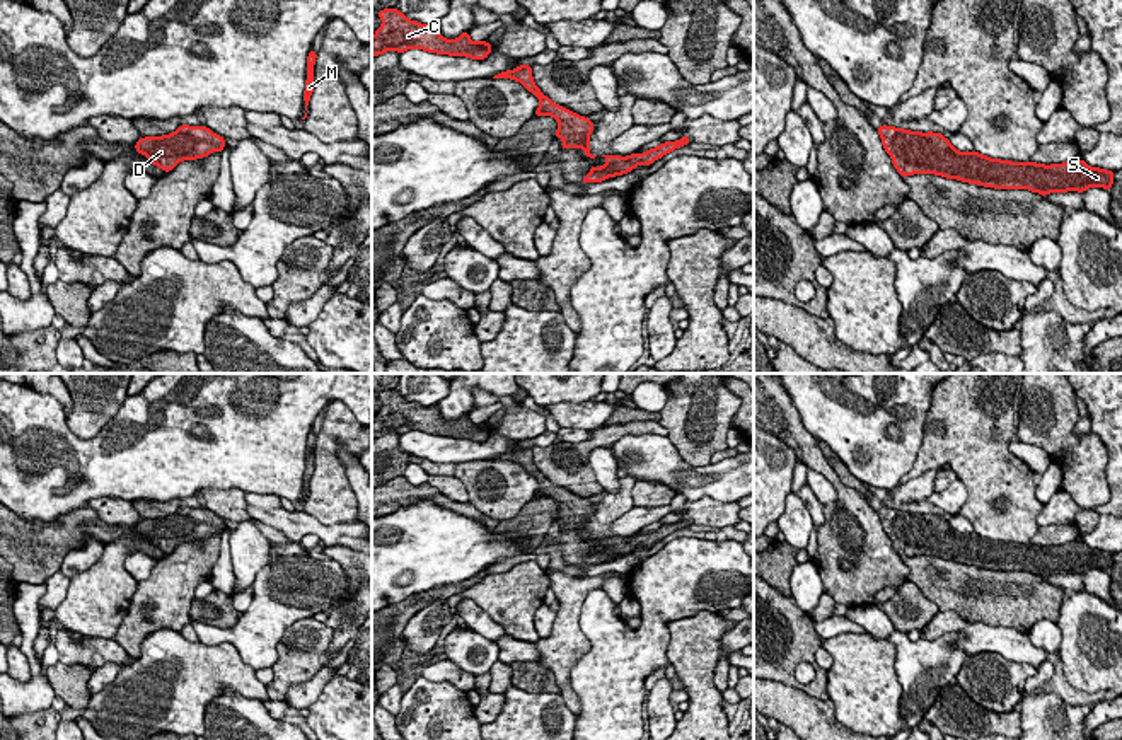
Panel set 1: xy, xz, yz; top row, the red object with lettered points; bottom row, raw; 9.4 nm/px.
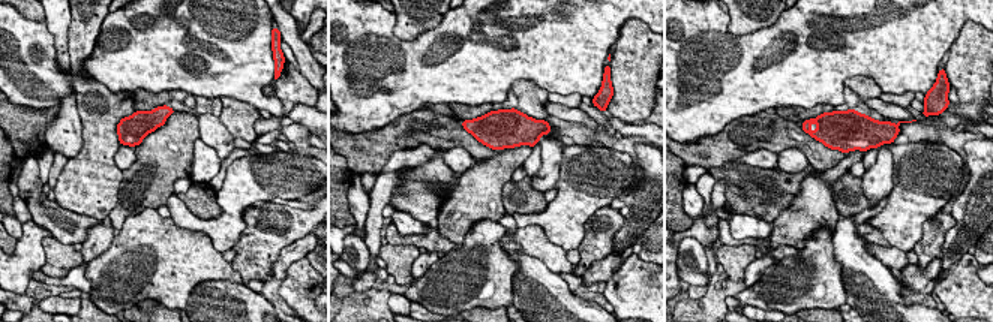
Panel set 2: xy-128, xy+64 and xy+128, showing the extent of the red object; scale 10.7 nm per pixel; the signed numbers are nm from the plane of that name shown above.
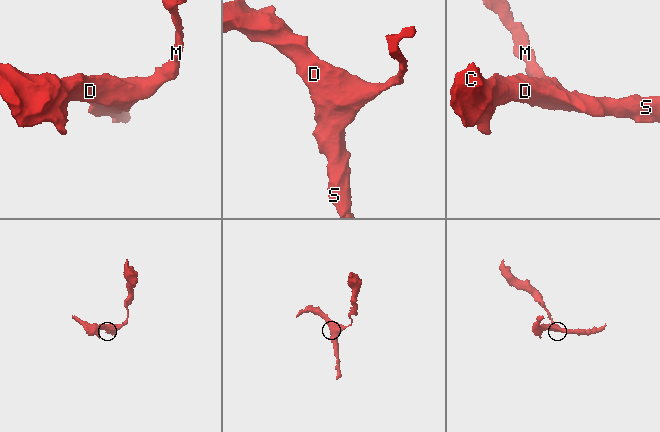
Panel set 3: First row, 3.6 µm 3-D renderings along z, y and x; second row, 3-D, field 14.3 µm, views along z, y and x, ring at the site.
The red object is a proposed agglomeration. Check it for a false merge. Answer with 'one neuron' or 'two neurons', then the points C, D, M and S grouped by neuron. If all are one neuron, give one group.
one neuron | C D M S

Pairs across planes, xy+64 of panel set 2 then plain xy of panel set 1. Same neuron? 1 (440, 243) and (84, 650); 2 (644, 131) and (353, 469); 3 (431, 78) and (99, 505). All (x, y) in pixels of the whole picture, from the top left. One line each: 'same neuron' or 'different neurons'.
1: same neuron
2: different neurons
3: different neurons

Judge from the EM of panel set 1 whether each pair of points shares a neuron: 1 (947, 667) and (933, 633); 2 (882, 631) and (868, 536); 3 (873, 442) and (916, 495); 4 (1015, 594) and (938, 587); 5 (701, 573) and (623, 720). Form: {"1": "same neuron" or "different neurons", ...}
{"1": "different neurons", "2": "different neurons", "3": "different neurons", "4": "same neuron", "5": "same neuron"}

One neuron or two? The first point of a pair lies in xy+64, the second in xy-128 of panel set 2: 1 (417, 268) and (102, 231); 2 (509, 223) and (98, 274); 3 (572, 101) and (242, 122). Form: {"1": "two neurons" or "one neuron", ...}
{"1": "one neuron", "2": "two neurons", "3": "one neuron"}

